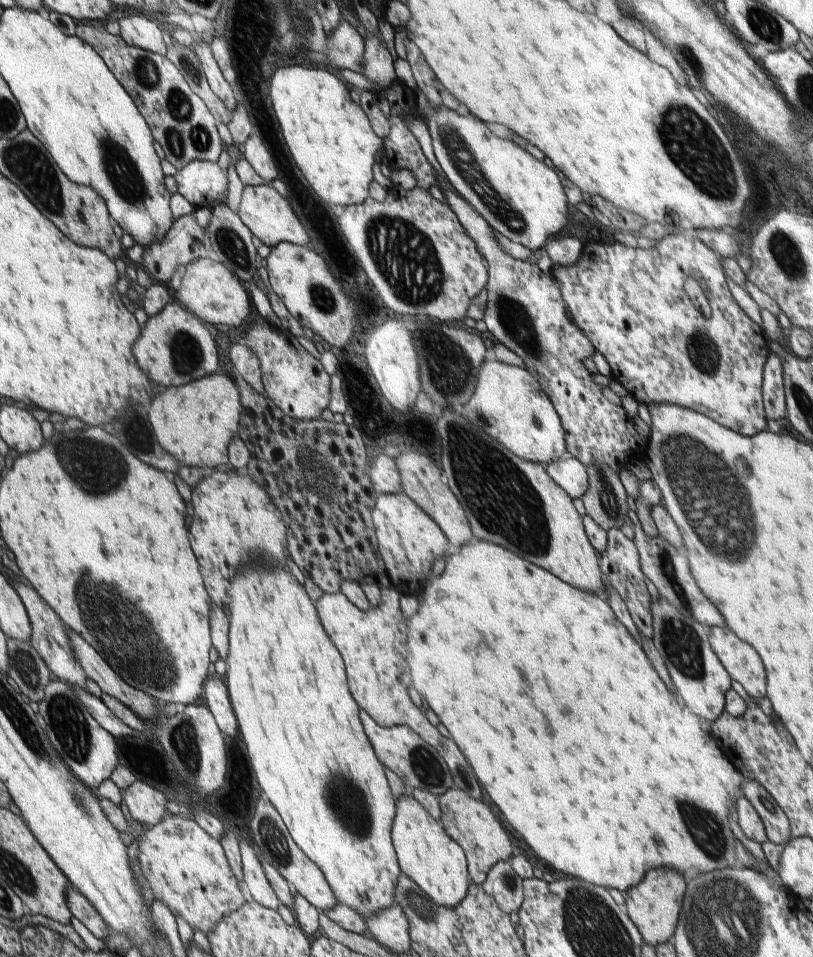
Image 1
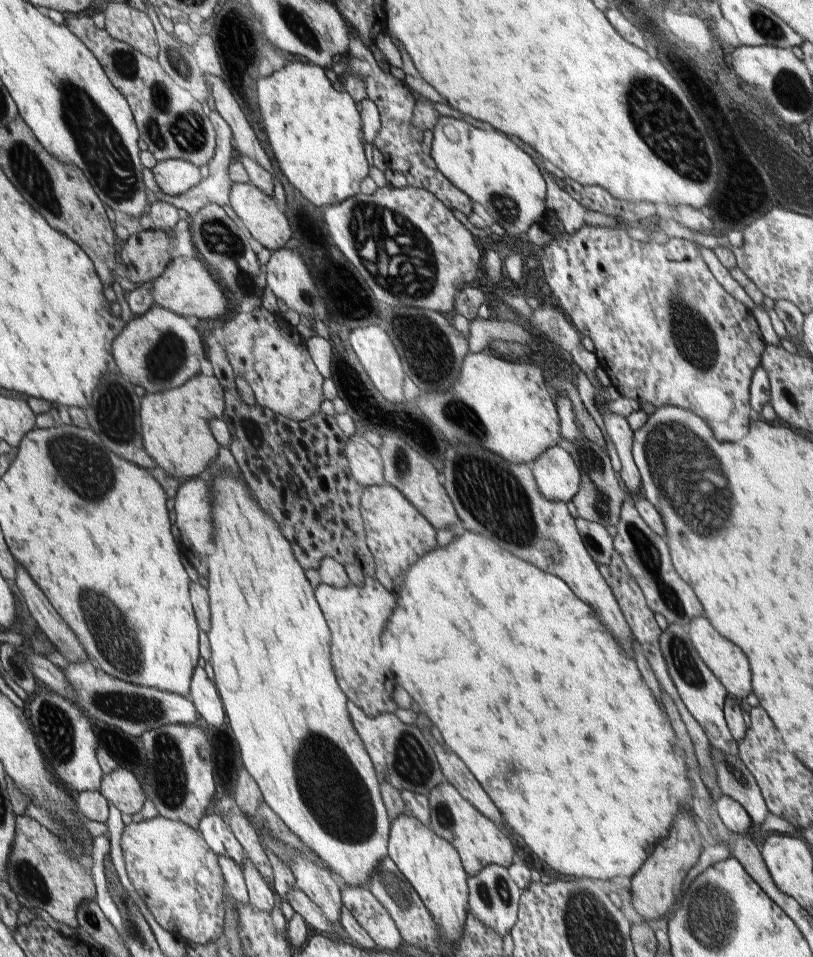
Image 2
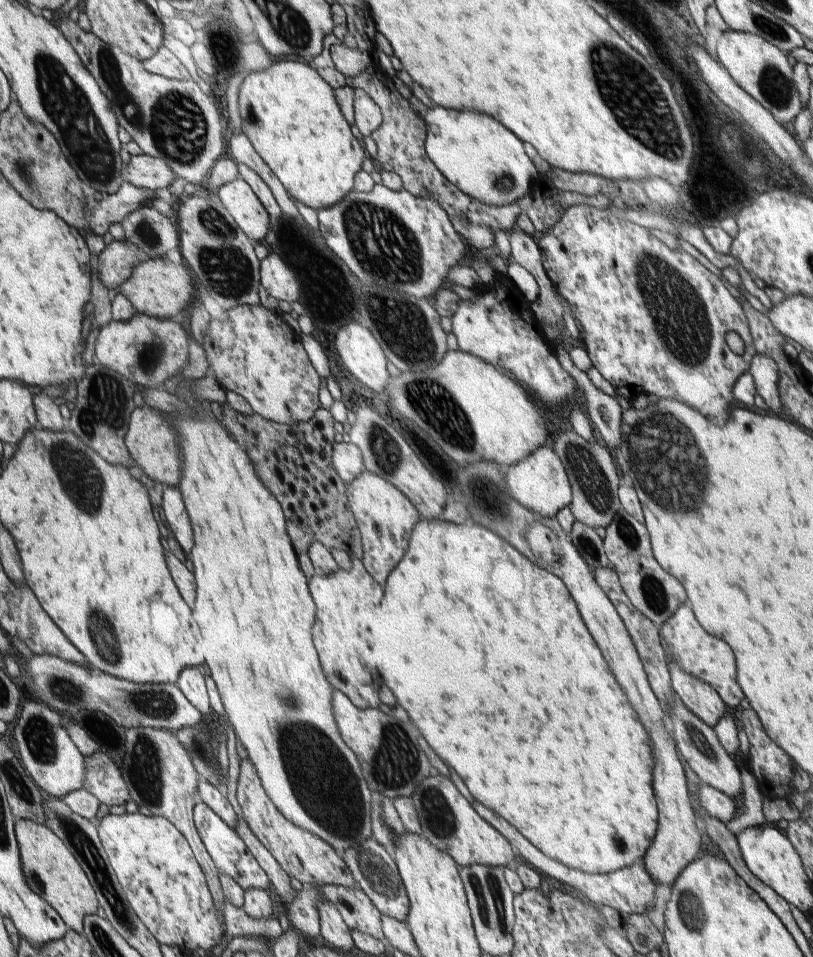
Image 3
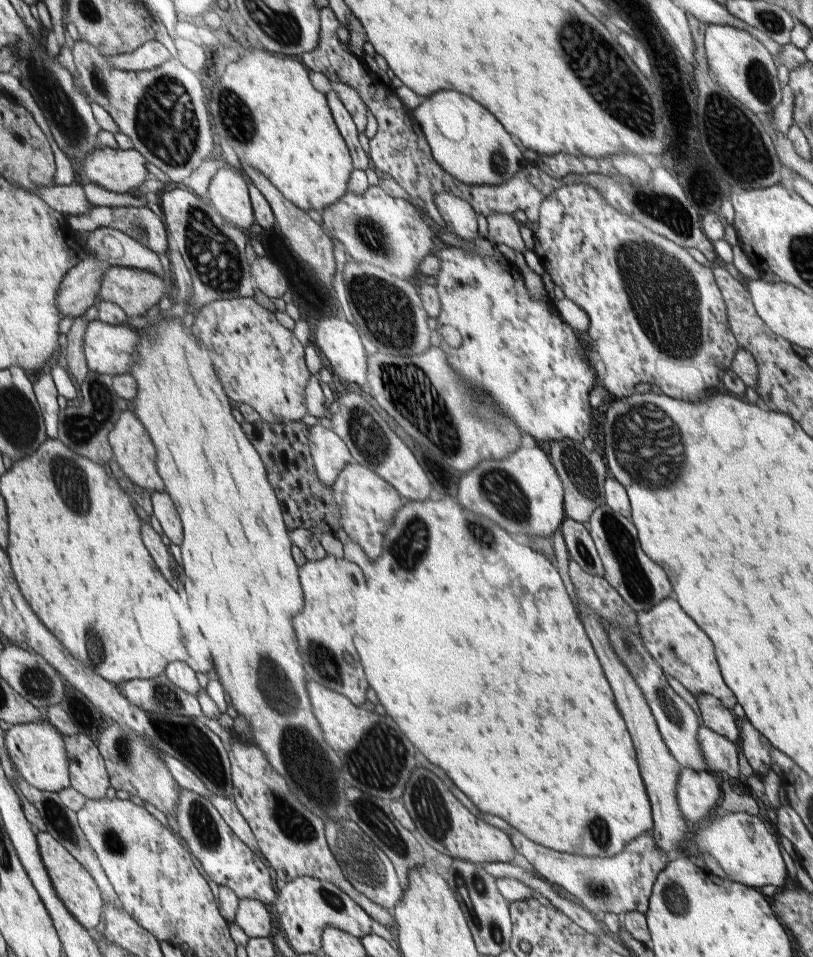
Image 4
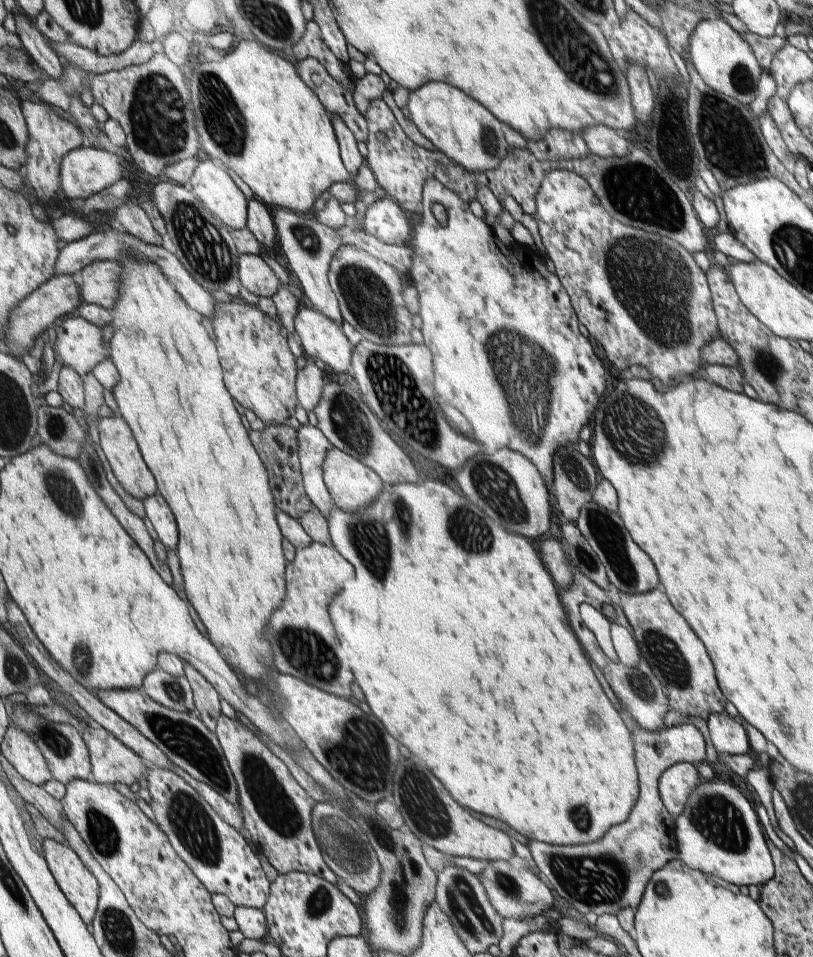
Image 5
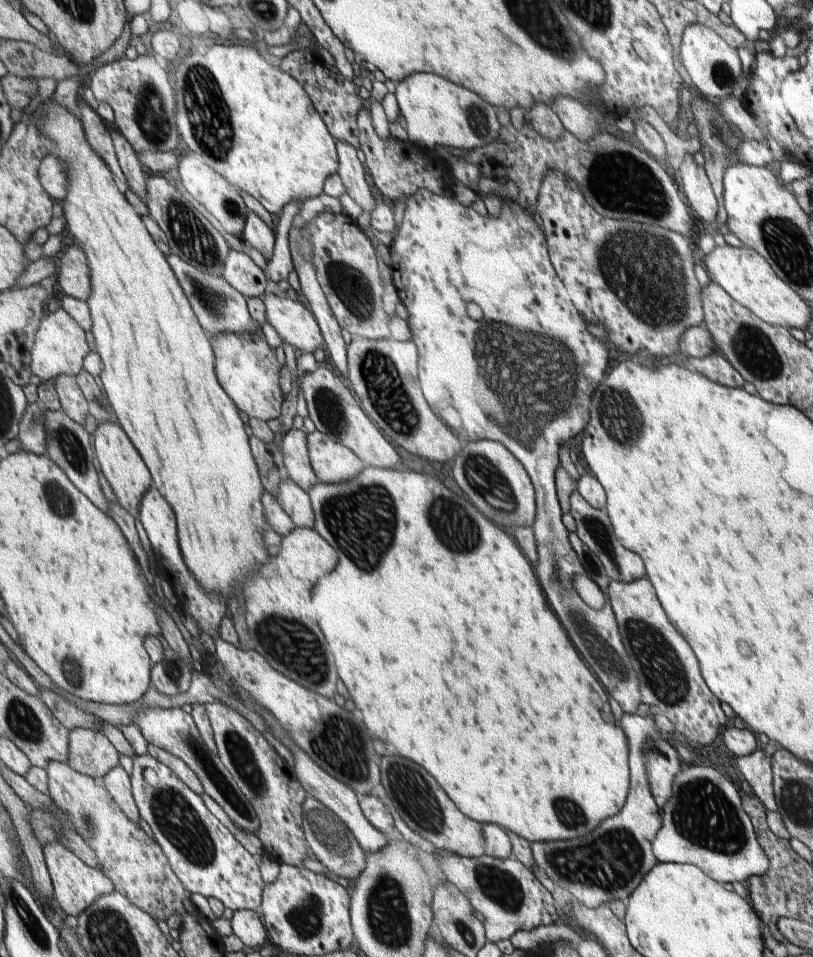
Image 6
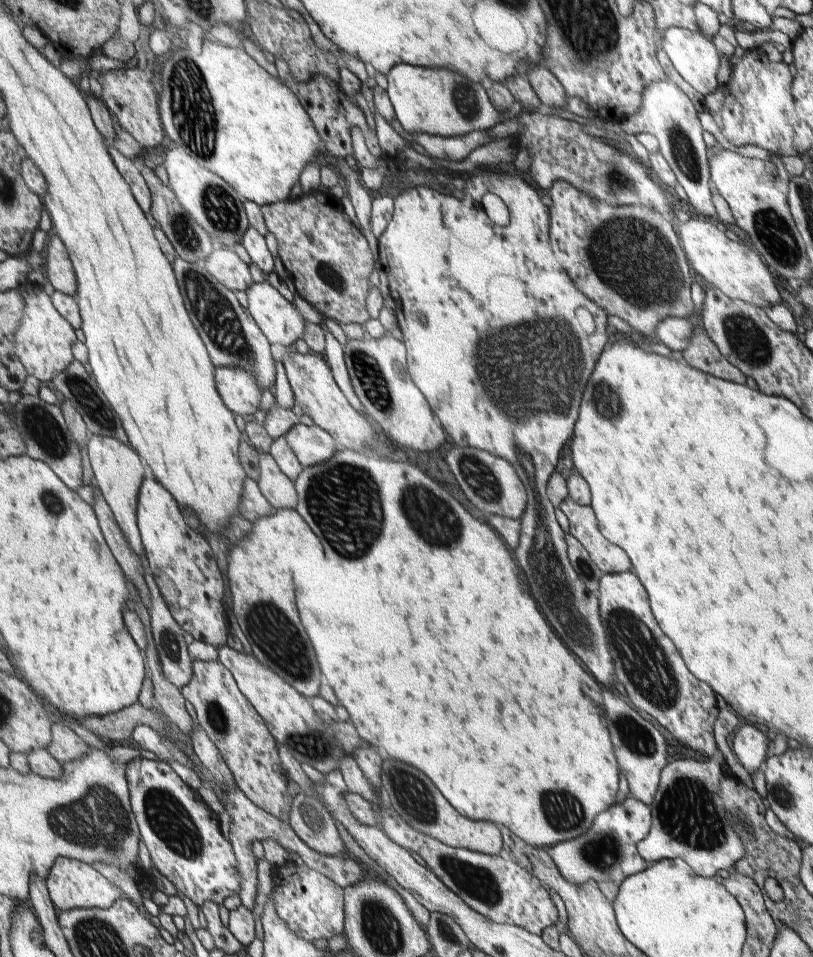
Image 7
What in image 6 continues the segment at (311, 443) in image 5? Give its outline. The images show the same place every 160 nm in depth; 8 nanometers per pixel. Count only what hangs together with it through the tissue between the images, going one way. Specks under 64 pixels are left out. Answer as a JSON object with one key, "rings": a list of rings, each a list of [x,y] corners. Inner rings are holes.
{"rings":[[[290,429],[283,437],[281,445],[283,462],[291,480],[308,492],[319,483],[319,478],[311,465],[306,430]]]}

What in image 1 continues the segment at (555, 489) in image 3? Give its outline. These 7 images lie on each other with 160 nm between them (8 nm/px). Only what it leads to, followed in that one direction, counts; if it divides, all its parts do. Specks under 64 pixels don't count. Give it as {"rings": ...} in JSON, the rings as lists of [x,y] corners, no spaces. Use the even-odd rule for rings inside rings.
{"rings":[[[567,455],[548,464],[548,476],[555,480],[564,492],[572,498],[580,499],[589,490],[587,468],[582,461]]]}

